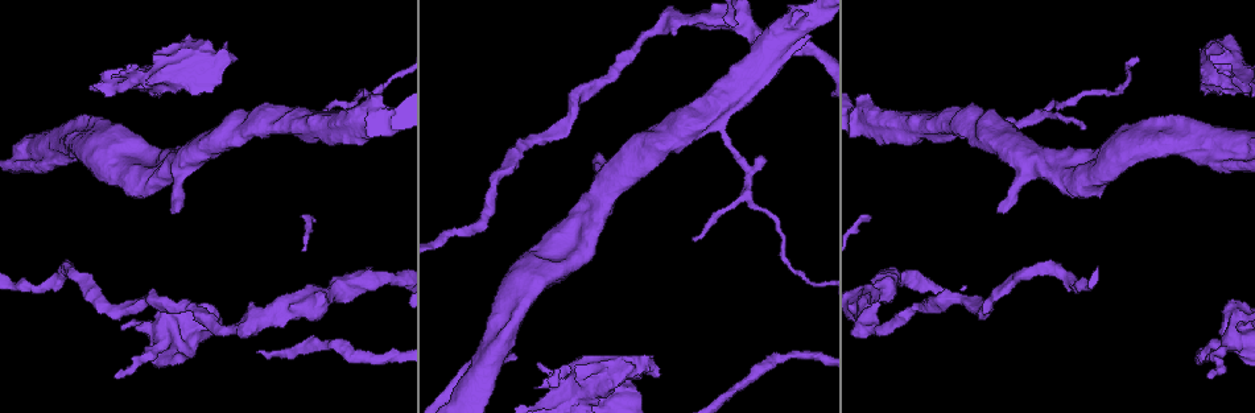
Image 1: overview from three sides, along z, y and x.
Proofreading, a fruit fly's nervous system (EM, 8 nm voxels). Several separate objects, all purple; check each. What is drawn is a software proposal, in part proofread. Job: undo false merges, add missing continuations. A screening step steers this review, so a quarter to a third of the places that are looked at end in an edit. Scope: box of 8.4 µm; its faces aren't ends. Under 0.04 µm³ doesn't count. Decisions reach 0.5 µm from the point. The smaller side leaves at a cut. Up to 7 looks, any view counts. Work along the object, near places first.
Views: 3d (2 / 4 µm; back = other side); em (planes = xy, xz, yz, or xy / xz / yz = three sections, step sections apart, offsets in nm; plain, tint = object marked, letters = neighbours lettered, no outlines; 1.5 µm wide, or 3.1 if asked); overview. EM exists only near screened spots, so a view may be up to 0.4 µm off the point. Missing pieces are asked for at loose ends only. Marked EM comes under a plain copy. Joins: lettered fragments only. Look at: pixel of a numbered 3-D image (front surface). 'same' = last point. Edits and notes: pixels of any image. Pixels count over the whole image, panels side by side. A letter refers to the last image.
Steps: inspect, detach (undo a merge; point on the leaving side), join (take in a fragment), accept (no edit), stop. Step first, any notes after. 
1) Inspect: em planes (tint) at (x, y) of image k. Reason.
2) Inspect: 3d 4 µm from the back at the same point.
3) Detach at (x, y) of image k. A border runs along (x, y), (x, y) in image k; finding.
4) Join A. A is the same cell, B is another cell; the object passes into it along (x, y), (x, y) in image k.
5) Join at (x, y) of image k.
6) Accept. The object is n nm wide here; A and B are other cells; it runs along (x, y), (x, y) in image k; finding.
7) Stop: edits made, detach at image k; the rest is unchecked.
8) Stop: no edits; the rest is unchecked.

Inspect: 3d 4 µm at (637, 392) of image 1.

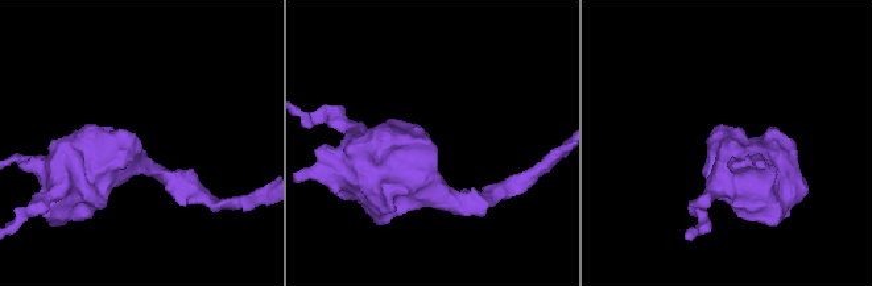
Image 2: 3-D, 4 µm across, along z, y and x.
Inspect: em planes (letters) at (135, 136) of image 2. Now the EM.

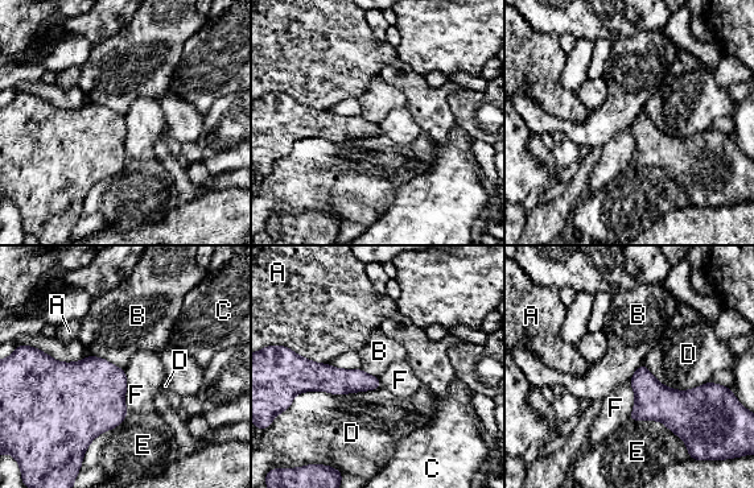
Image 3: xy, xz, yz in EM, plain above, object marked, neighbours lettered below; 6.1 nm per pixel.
Accept. A, B, C, D, E and F are other cells; none of them fits.

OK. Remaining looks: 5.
Inspect: em xy step 4 (letters) at (116, 374) of image 1. Free end.

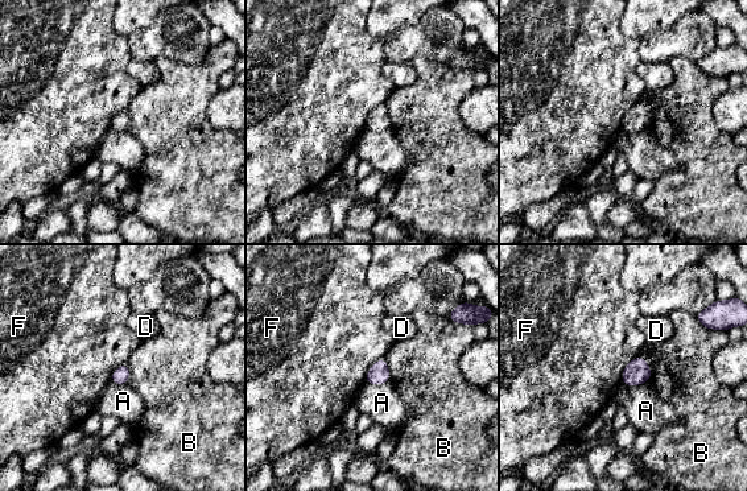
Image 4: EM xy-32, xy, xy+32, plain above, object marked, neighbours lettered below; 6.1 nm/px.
Accept. The object is 100 nm wide here; A, B, D and F are other cells; a border runs along (640, 354), (624, 367), (622, 383) in image 4; none of them fits.

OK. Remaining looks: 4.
Inspect: em planes (tint) at (998, 211) of image 1.

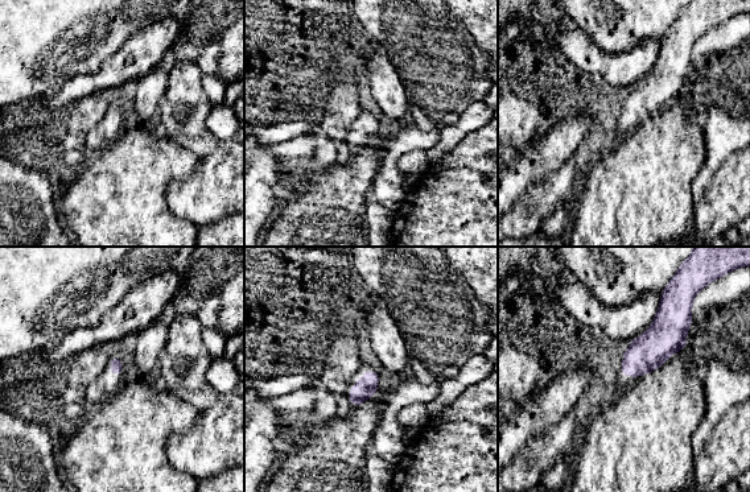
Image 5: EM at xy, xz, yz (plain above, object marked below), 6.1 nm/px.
Inspect: em planes (letters) at the same point. What lies round it.

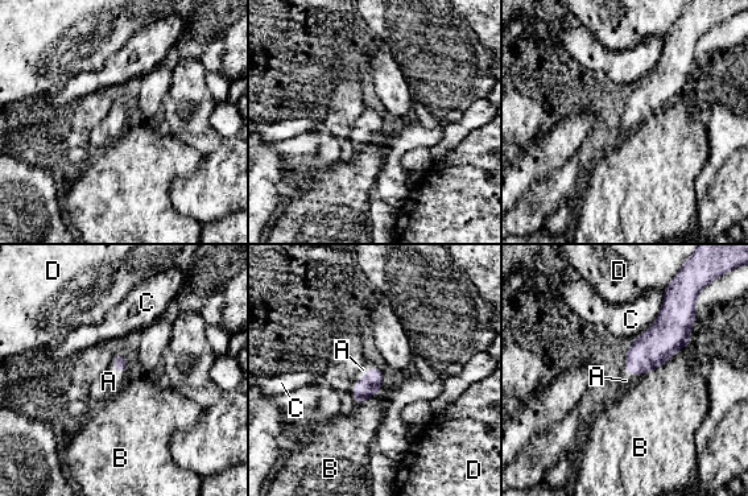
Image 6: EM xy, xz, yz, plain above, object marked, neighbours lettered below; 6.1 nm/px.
Join at (363, 370) of image 6. A is the same cell, B, C and D are other cells; the object passes into it along (370, 384), (363, 376), (363, 370) in image 6; the cell continues.

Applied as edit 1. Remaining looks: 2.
Stop: edits made, join at image 6; the rest is unchecked.

